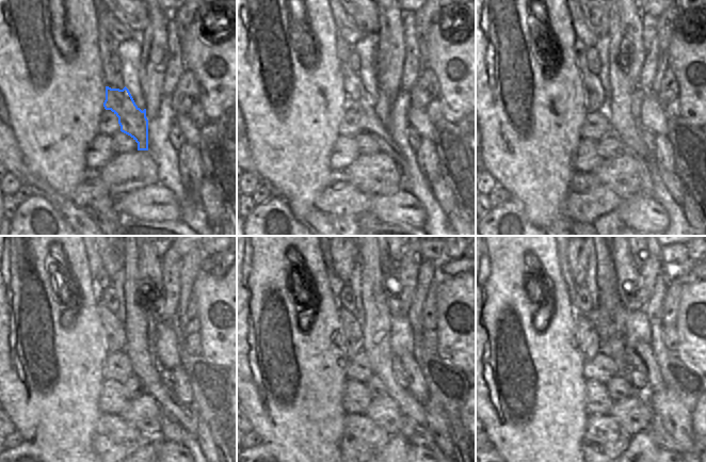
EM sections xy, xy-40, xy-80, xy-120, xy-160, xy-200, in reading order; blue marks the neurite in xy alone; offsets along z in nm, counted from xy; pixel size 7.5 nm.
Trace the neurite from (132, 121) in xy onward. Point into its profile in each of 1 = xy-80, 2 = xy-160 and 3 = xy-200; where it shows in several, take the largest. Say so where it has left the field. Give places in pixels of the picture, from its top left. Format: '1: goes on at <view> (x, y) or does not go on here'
1: goes on at xy-80 (645, 188)
2: goes on at xy-160 (416, 434)
3: goes on at xy-200 (661, 439)

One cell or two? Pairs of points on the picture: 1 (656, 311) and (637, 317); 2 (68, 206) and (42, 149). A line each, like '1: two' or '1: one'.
1: two
2: two

